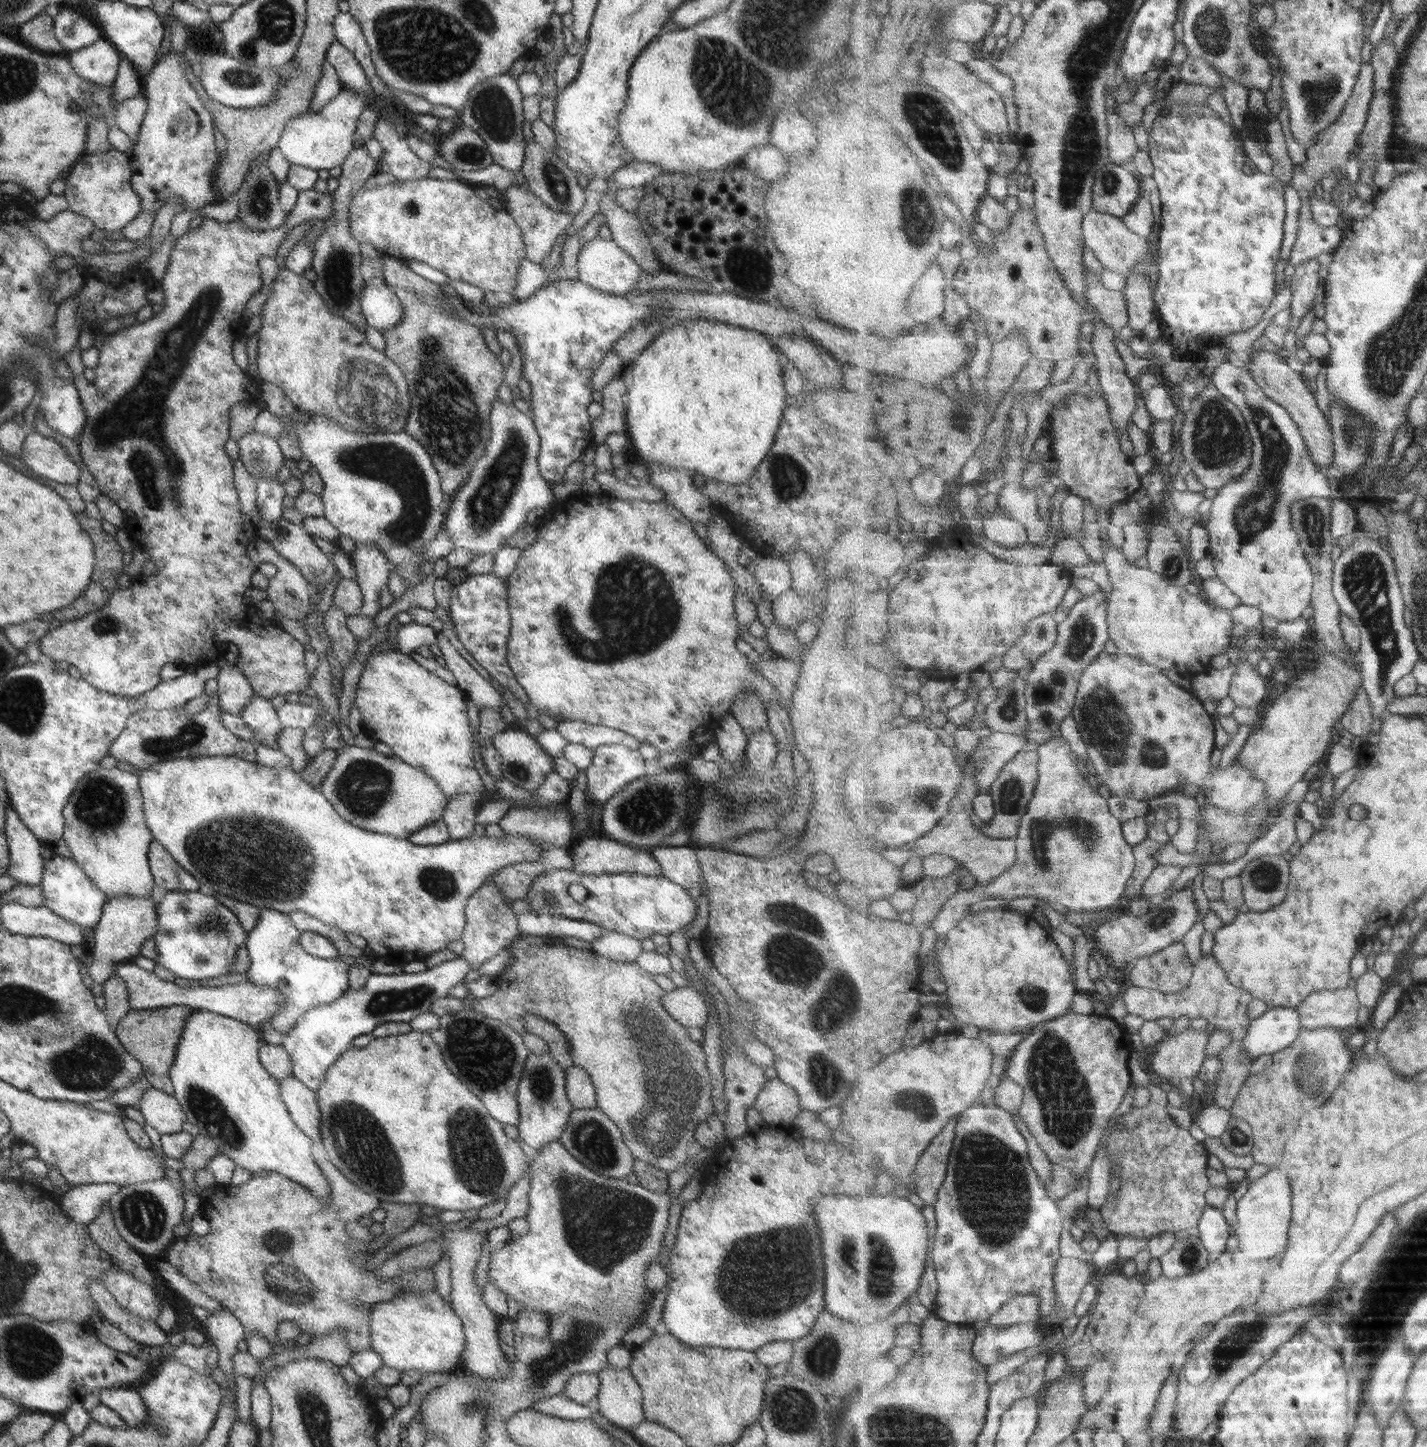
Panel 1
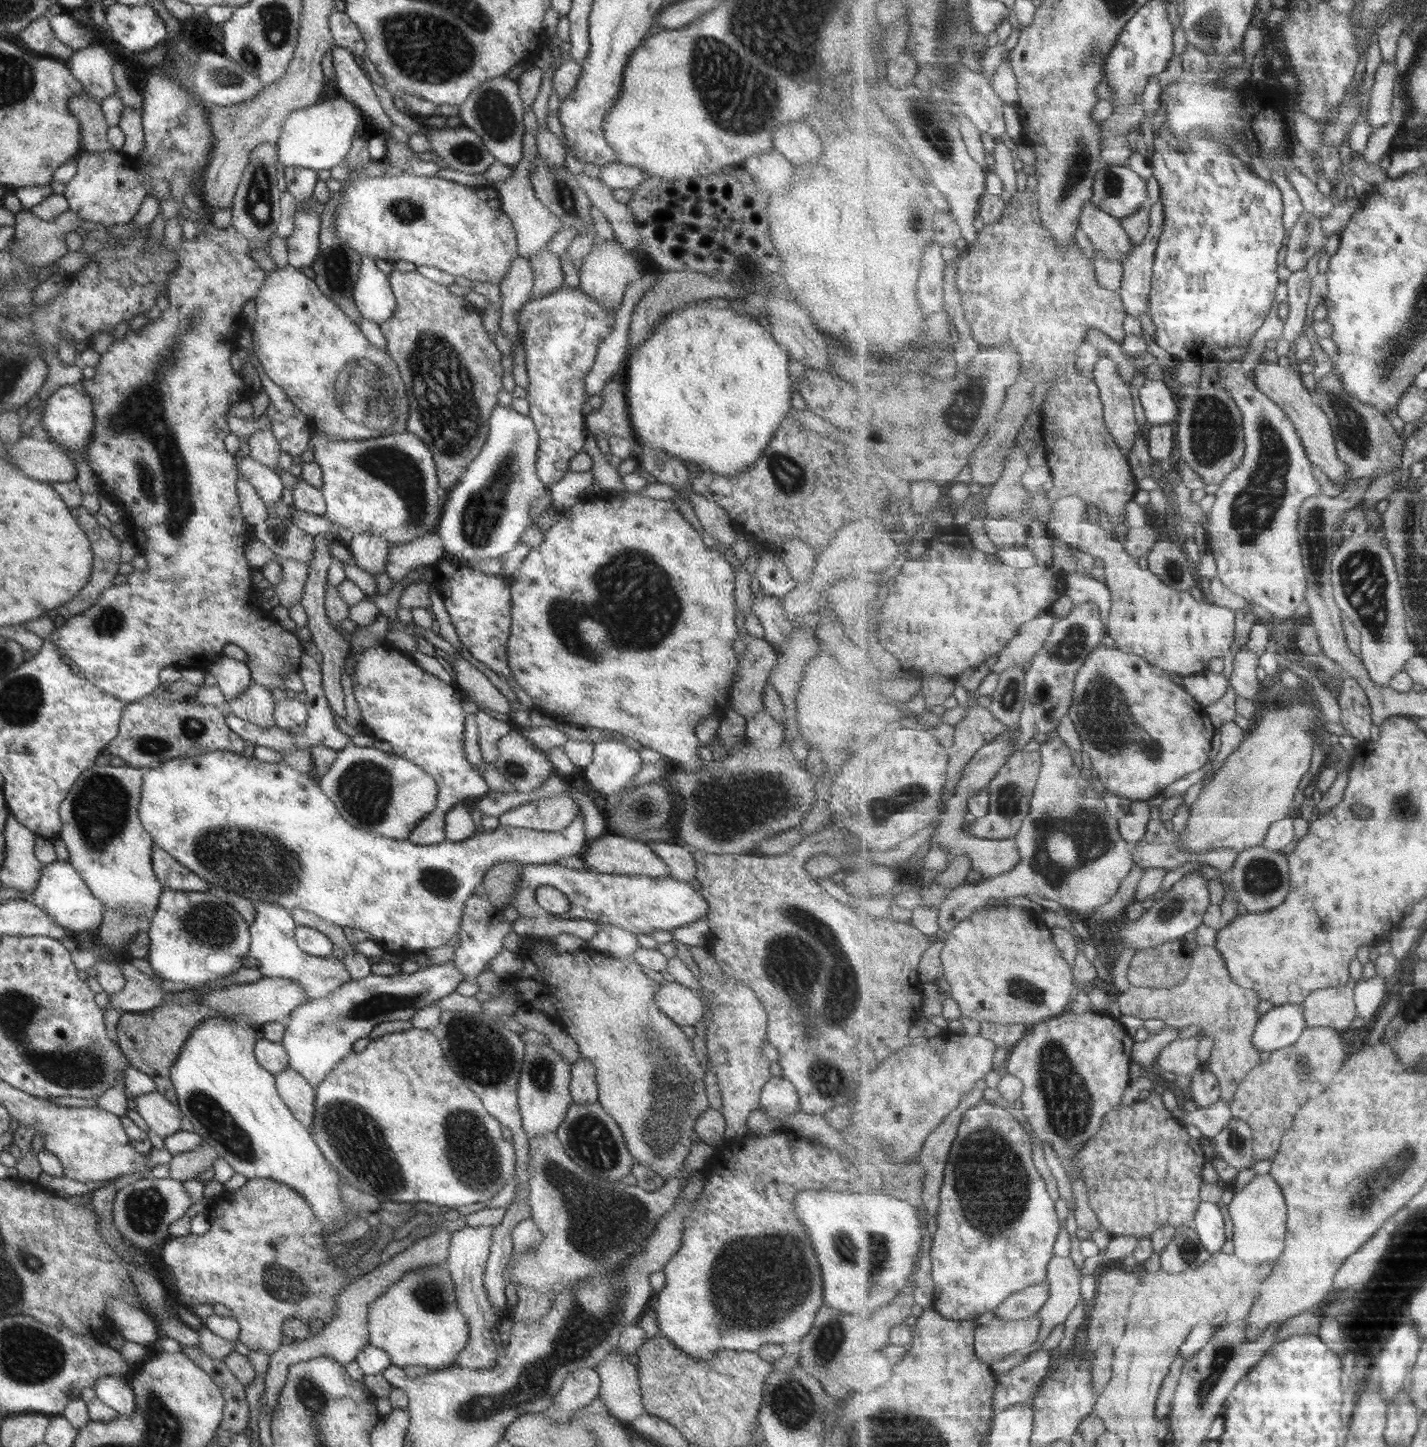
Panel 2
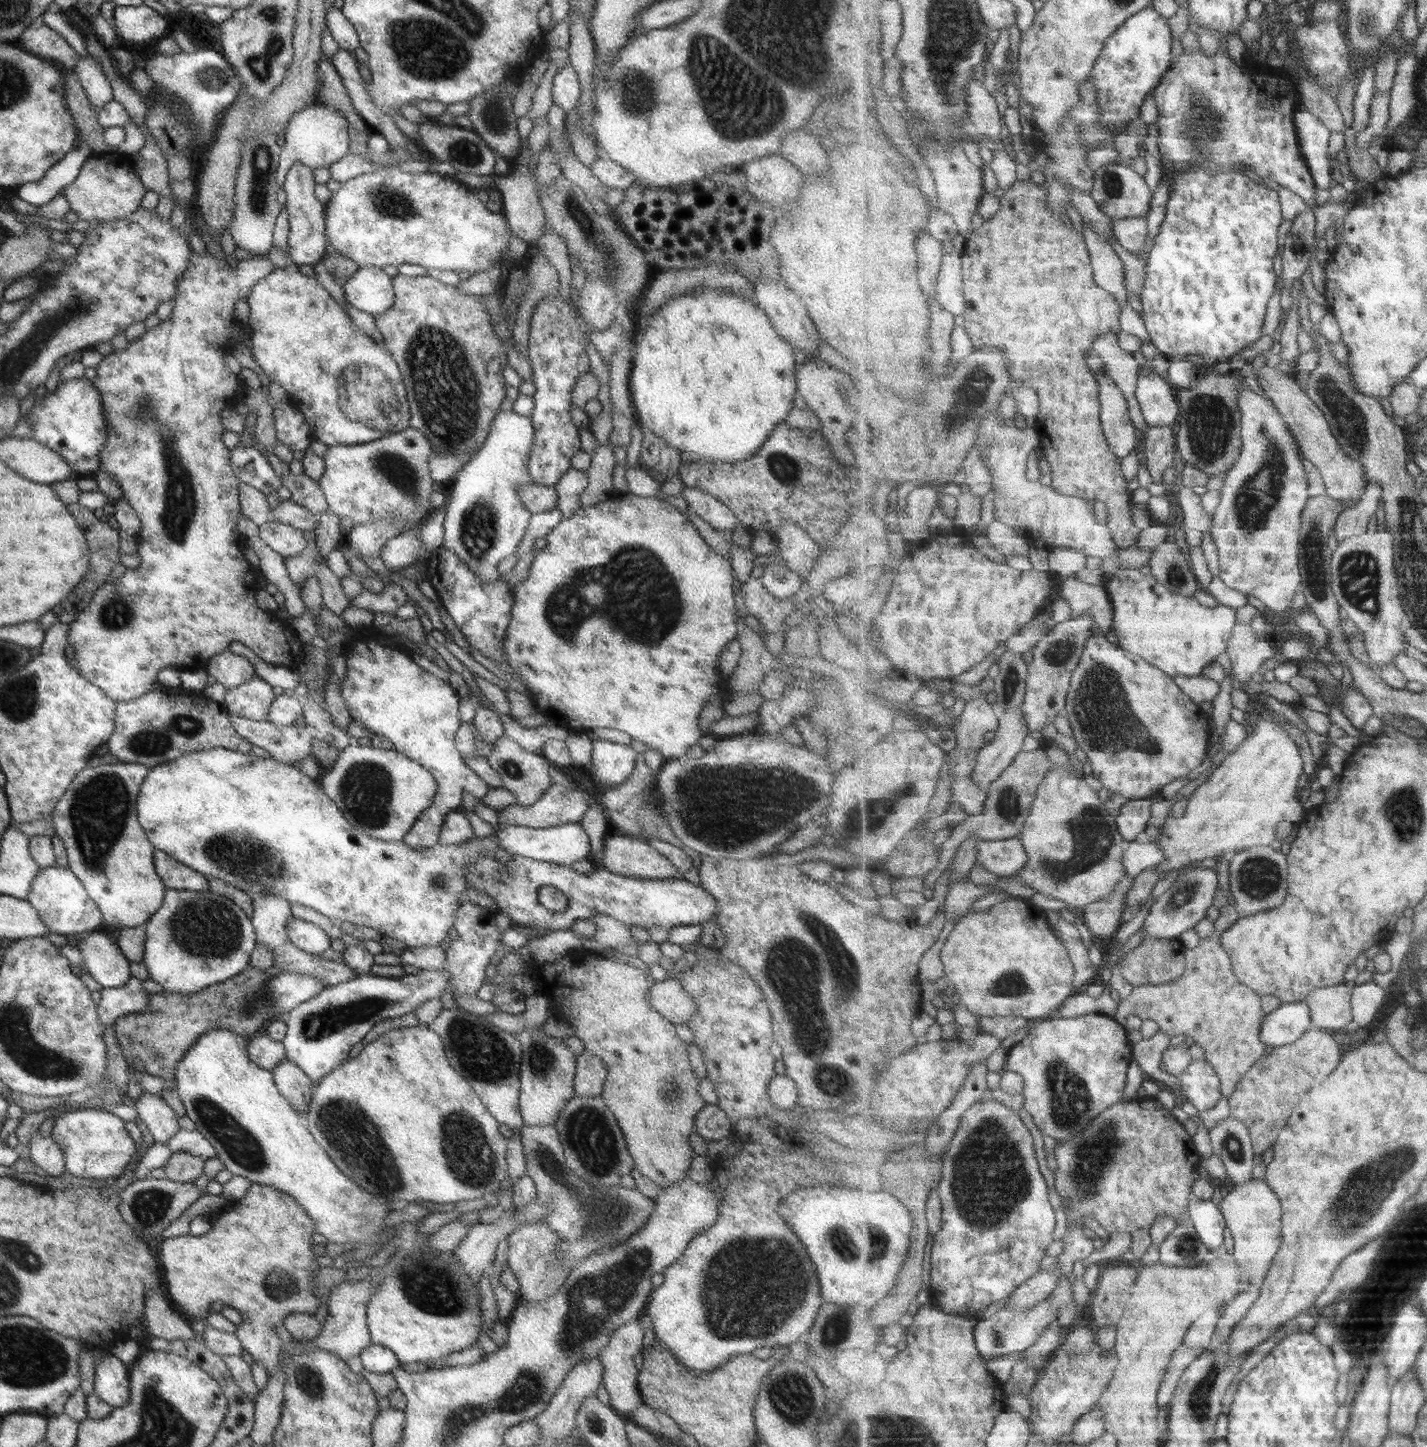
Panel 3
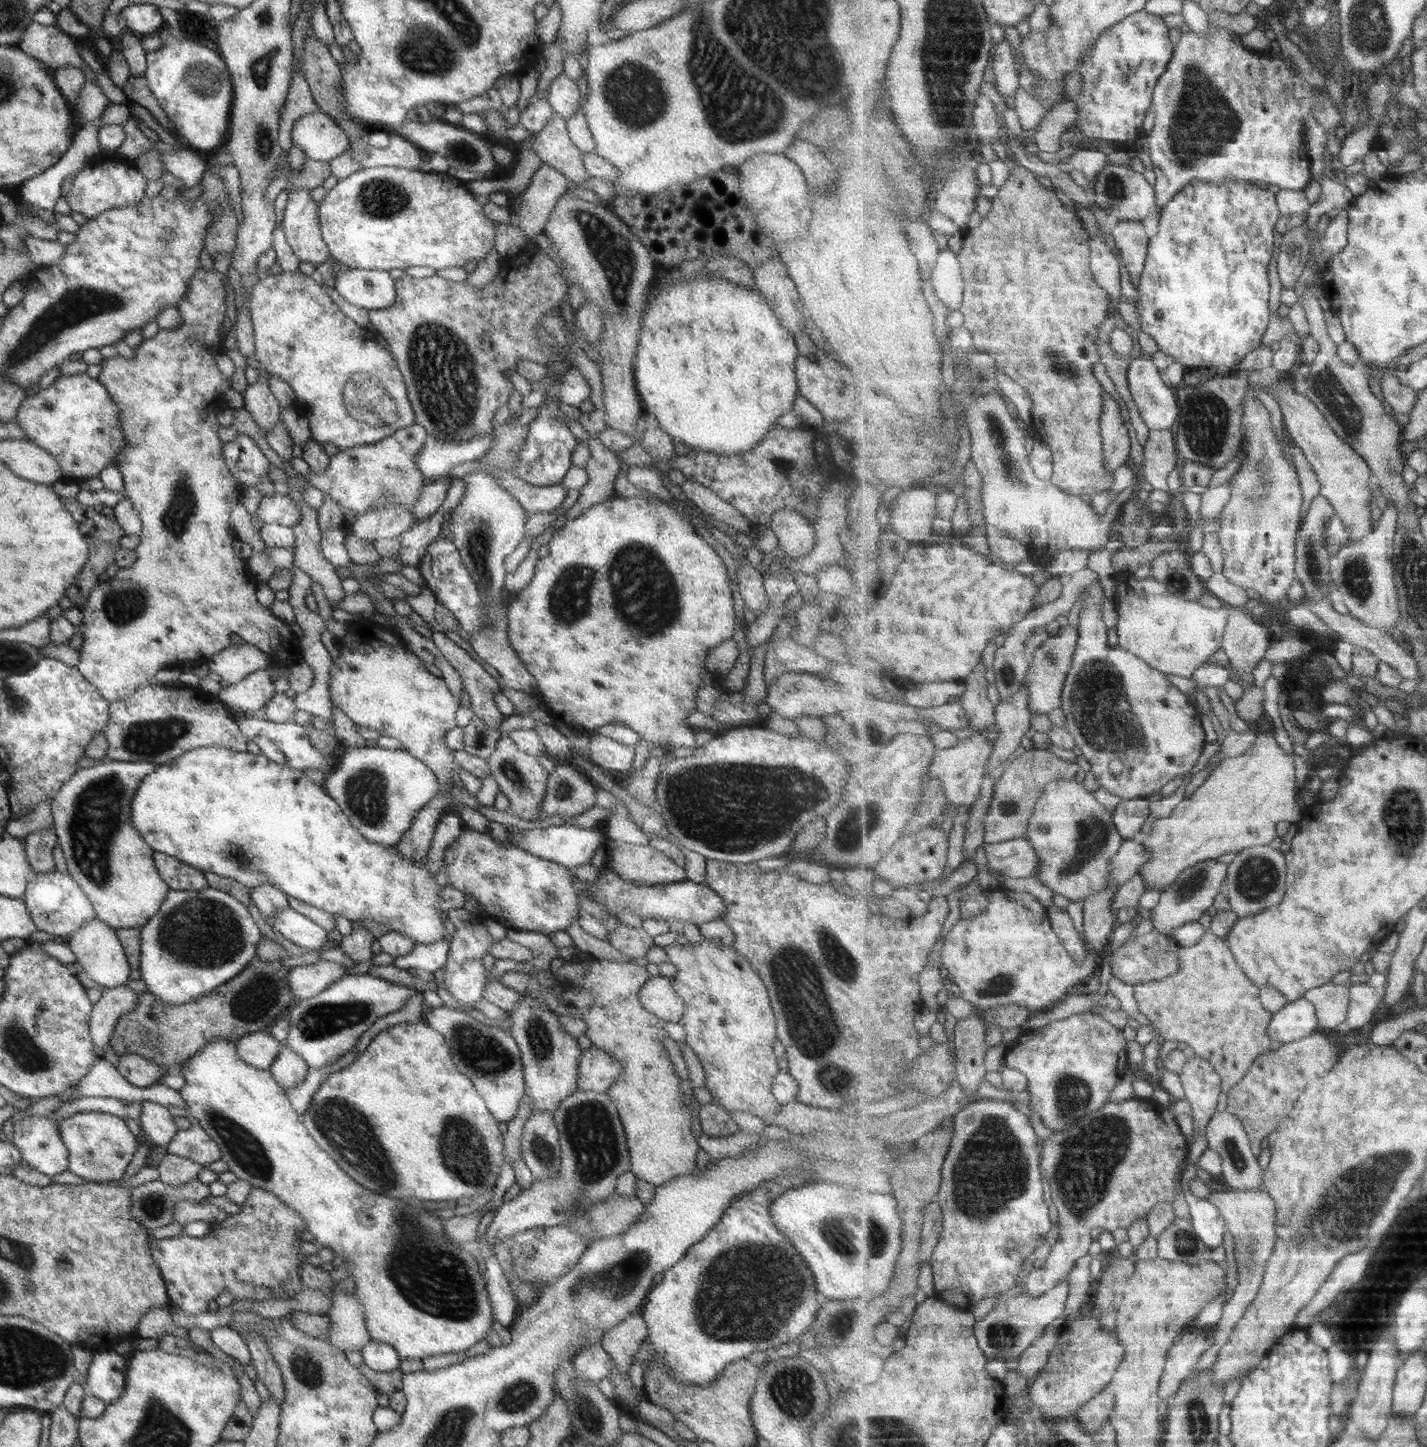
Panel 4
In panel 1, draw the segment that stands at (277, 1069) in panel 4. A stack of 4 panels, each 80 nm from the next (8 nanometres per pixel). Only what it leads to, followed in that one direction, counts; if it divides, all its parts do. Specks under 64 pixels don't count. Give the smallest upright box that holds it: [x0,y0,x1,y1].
[279,1075,320,1142]

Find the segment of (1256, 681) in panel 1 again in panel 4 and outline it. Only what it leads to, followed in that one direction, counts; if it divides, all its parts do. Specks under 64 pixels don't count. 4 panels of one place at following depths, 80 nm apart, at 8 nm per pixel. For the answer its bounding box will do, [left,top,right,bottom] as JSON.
[1222,605,1271,672]

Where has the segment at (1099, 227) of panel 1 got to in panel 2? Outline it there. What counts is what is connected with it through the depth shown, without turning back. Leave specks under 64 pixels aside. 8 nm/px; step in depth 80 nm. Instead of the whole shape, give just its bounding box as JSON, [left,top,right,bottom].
[1080,199,1135,265]

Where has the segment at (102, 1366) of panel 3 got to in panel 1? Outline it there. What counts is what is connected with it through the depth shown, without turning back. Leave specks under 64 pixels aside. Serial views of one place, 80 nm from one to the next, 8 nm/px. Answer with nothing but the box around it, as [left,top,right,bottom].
[97,1386,146,1426]

